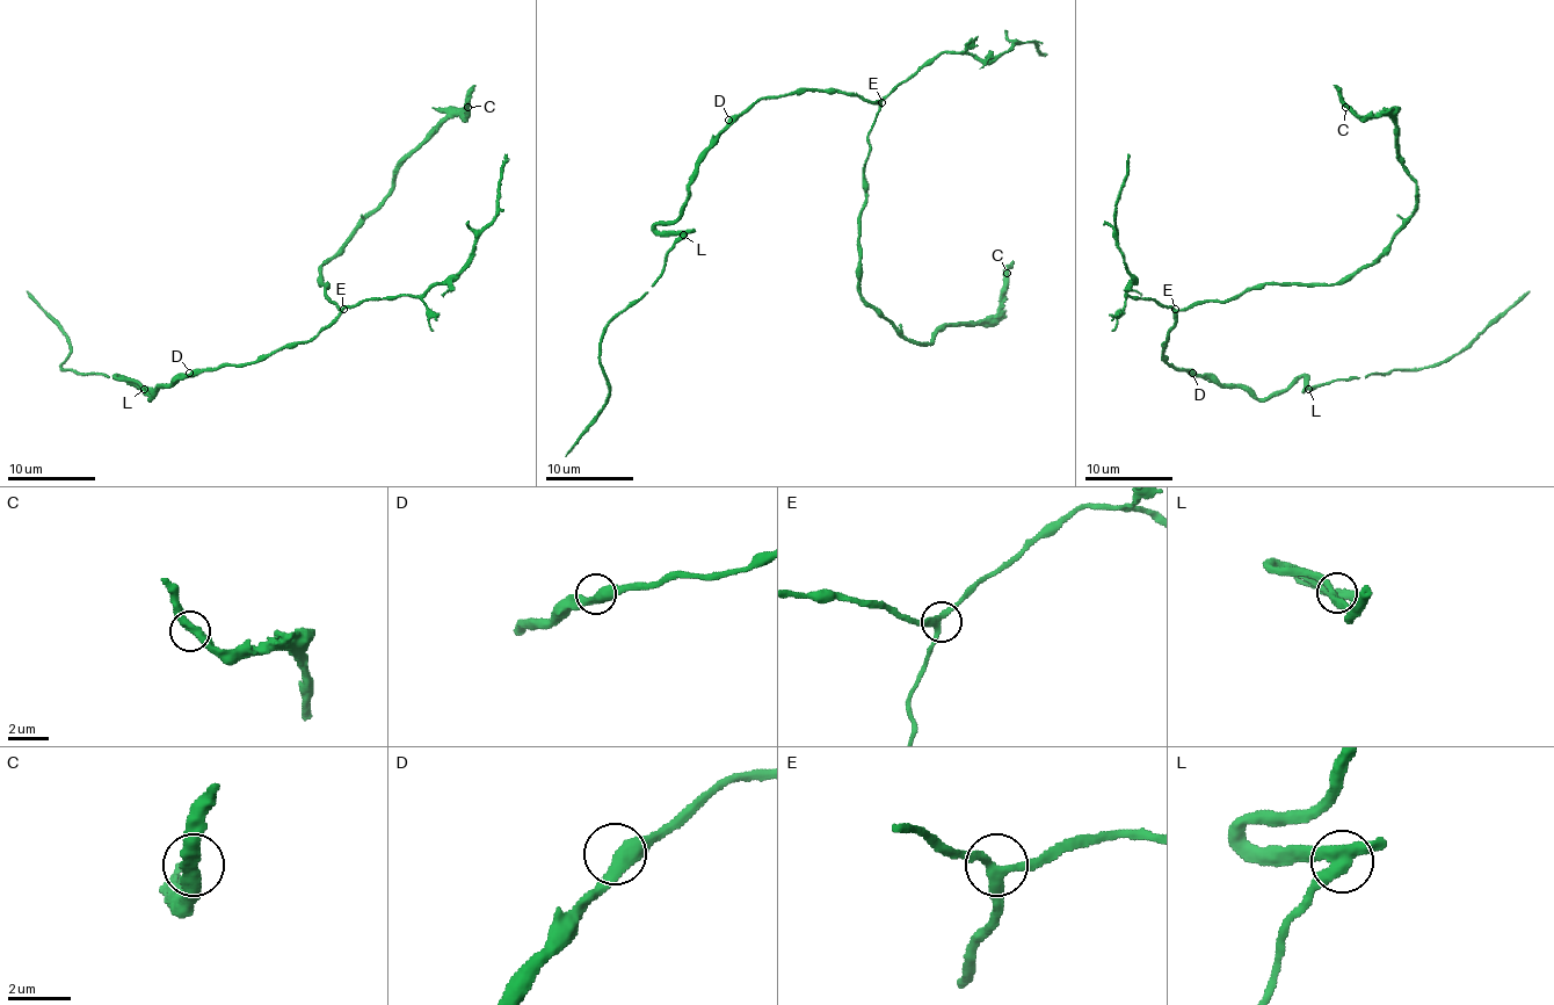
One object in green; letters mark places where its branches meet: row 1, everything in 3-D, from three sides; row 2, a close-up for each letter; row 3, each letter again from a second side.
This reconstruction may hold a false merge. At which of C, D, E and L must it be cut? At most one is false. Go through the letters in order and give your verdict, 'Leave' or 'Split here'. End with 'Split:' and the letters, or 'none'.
C: Leave
D: Leave
E: Leave
L: Leave
Split: none

